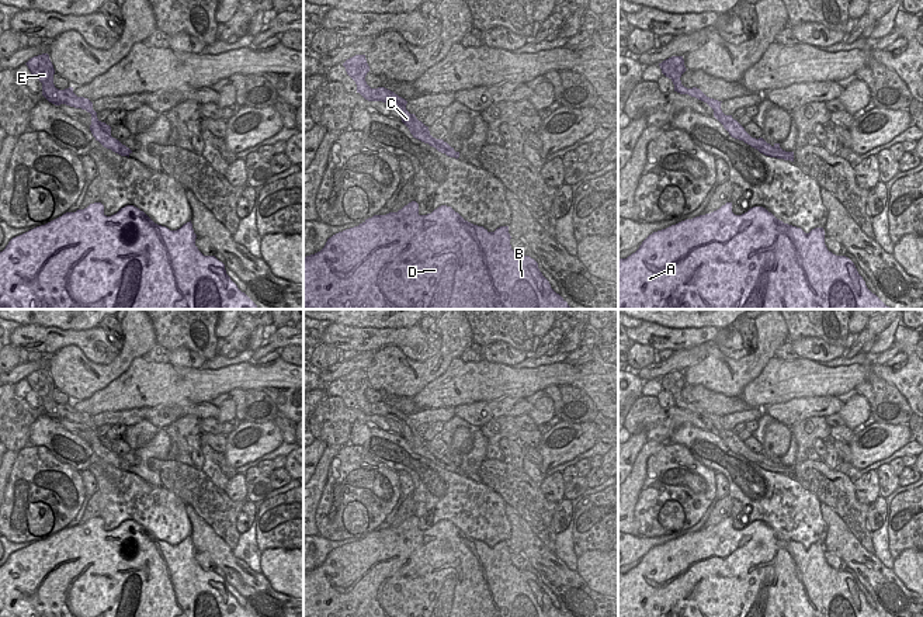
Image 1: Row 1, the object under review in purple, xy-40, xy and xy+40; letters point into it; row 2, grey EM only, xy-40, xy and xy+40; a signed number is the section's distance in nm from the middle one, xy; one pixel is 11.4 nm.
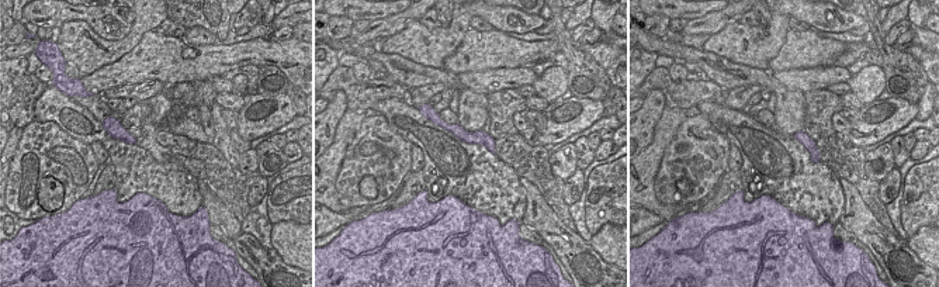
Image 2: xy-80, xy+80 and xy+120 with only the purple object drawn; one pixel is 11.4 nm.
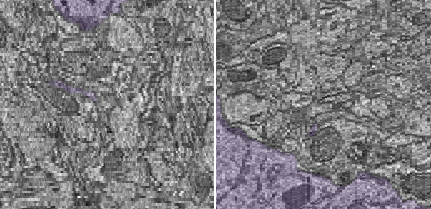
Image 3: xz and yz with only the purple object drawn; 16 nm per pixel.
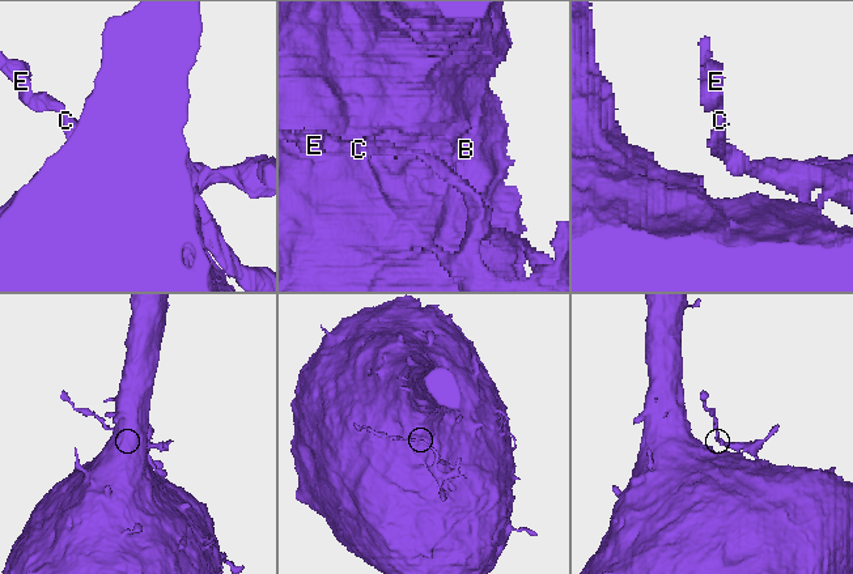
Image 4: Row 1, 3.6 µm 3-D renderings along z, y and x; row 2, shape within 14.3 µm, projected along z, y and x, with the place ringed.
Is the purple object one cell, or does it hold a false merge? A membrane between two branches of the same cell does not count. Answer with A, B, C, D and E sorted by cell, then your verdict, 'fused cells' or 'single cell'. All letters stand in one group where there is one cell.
A B D / C E; fused cells

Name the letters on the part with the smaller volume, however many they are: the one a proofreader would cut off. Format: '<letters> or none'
C, E

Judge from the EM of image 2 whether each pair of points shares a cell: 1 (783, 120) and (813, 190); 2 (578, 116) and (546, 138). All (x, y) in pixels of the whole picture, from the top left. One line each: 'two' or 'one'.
1: two
2: one

